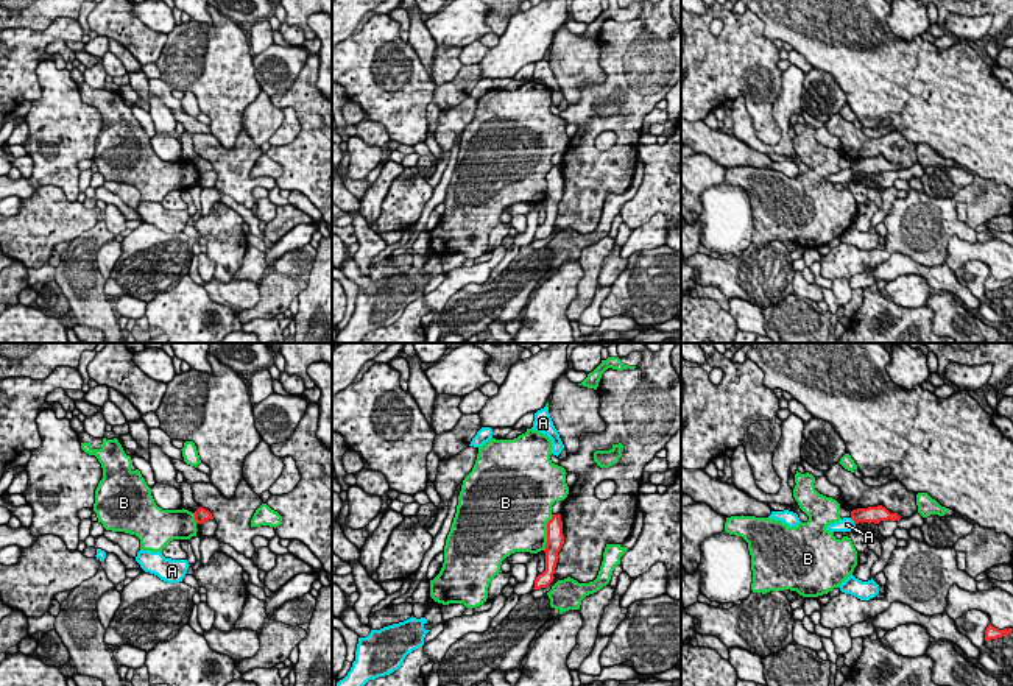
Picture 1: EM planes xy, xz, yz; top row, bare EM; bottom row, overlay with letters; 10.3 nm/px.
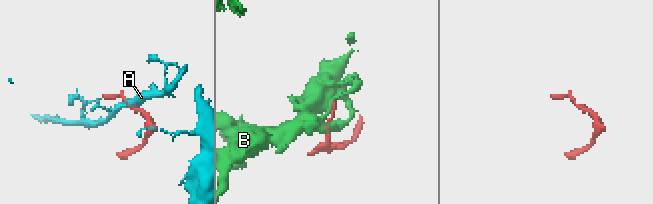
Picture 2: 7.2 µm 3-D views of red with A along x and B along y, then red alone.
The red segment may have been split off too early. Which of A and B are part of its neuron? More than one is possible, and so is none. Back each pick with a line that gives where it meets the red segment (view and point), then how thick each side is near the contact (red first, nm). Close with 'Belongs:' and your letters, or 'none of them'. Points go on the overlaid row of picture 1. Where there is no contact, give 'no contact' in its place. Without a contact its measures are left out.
Belongs: none of them

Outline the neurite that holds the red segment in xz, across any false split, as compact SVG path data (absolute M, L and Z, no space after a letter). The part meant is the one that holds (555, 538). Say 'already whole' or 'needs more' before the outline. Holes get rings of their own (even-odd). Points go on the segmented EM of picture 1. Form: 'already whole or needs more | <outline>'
already whole | M553 514L547 522L547 544L545 544L545 571L535 580L533 589L547 588L553 582L555 568L558 563L558 552L564 544L561 514Z

